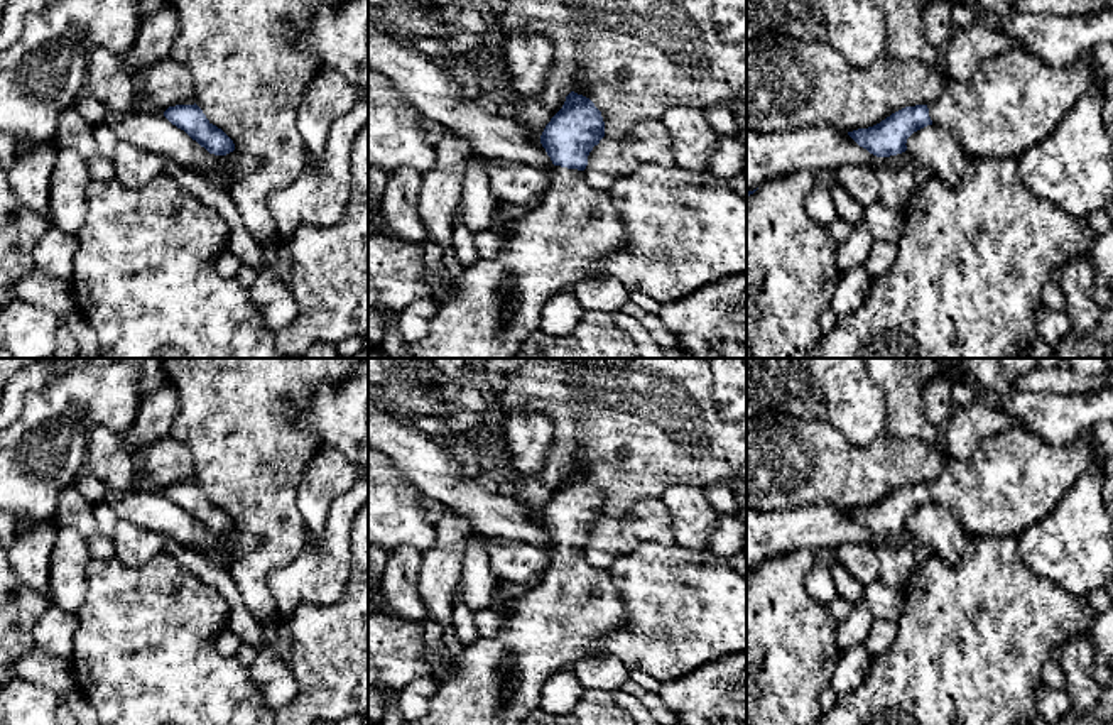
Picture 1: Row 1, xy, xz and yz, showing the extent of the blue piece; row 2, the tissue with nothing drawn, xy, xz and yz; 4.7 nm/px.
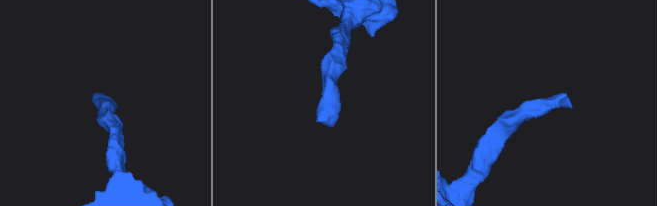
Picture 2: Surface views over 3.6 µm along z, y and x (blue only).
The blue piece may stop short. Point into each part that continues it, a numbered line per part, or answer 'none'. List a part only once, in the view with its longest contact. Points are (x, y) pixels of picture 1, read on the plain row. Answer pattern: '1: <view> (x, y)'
1: xz (553, 627)

